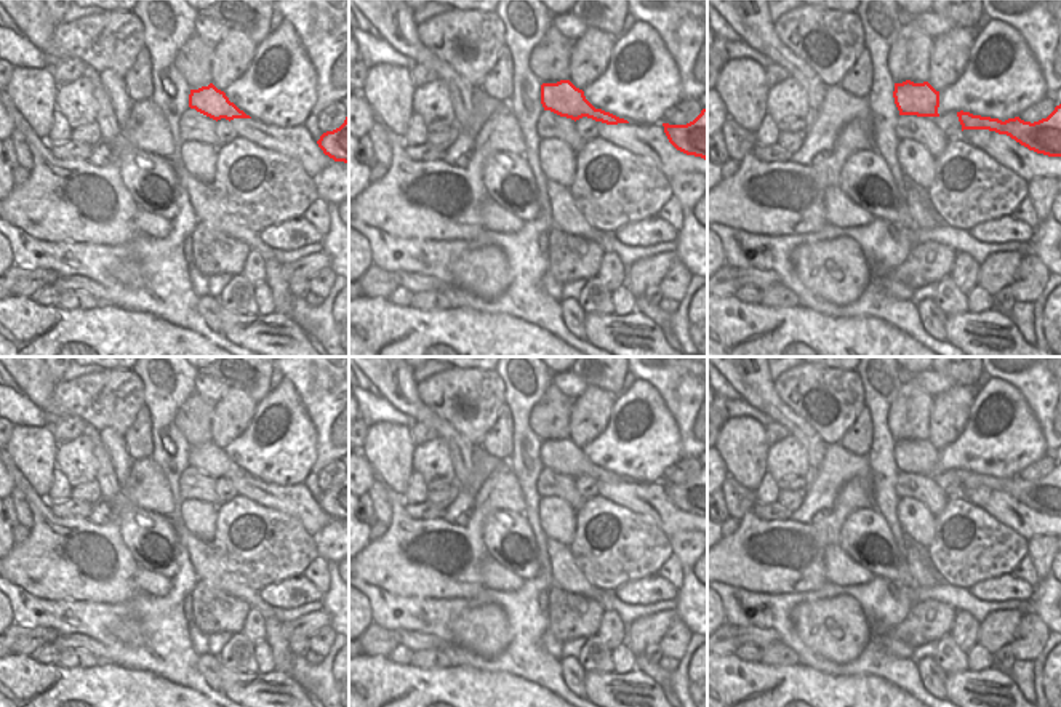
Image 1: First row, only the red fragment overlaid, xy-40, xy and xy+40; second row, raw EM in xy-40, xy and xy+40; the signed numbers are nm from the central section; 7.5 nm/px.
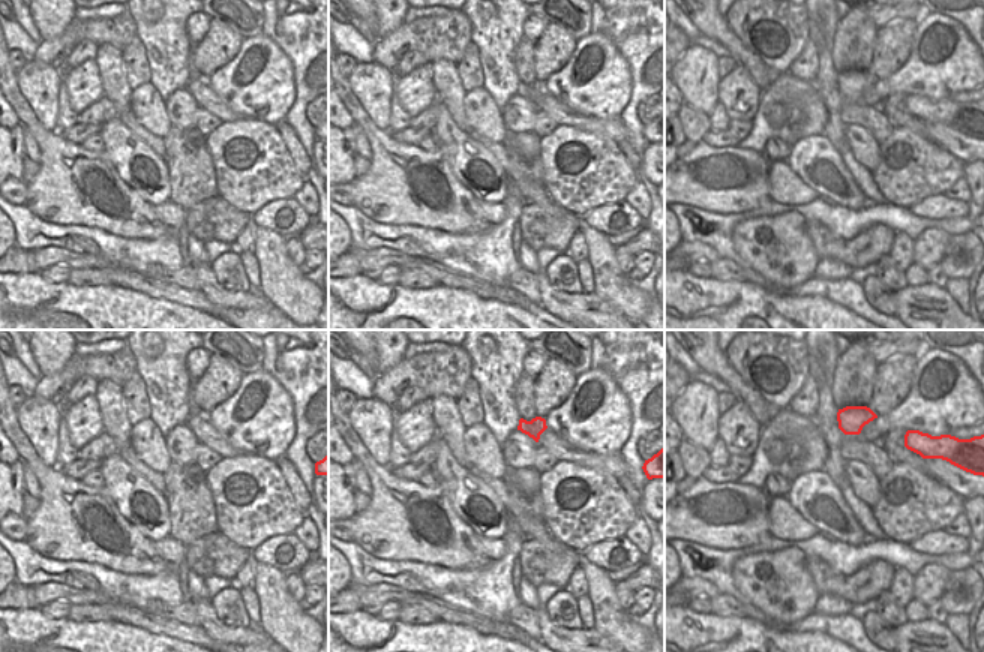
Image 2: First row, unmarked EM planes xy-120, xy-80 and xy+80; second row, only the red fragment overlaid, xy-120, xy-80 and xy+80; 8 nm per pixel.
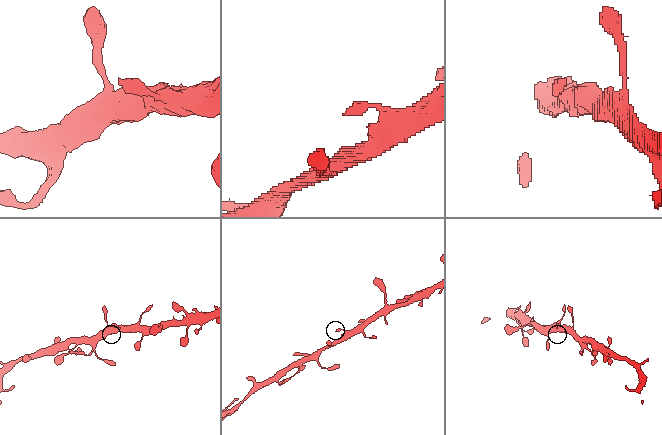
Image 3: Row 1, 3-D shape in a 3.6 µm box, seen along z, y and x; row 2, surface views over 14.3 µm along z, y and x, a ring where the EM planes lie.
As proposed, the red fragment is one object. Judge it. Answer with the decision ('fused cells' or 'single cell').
single cell

